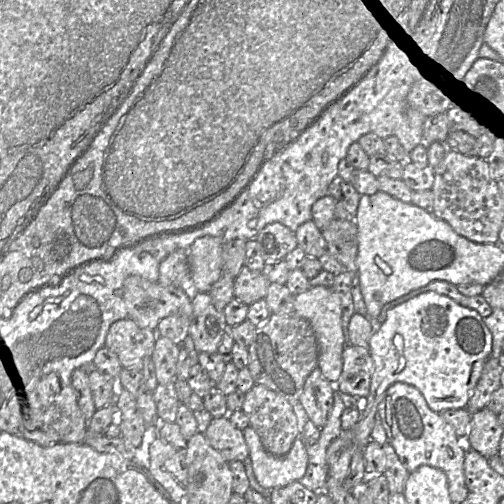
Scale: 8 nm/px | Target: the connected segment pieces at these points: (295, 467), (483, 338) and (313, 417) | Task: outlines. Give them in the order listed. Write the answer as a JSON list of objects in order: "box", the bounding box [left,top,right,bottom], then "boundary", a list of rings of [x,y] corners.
[{"box":[243,426,308,490],"boundary":[[[251,426],[243,430],[255,478],[266,490],[274,490],[299,481],[308,465],[307,449],[299,436],[284,456],[268,453]]]},{"box":[327,292,492,482],"boundary":[[[437,292],[421,293],[387,312],[386,320],[375,331],[369,341],[369,353],[373,360],[373,373],[368,396],[360,402],[360,418],[348,431],[342,431],[327,449],[328,477],[344,482],[350,471],[353,454],[363,451],[371,441],[371,431],[378,419],[378,408],[387,389],[396,382],[416,387],[429,408],[437,413],[448,409],[466,408],[482,374],[486,360],[492,352],[492,334],[480,314],[458,304],[448,296]]]},{"box":[299,367,335,429],"boundary":[[[319,367],[307,377],[299,404],[304,408],[309,420],[319,429],[327,422],[333,405],[335,385],[327,381]]]}]

